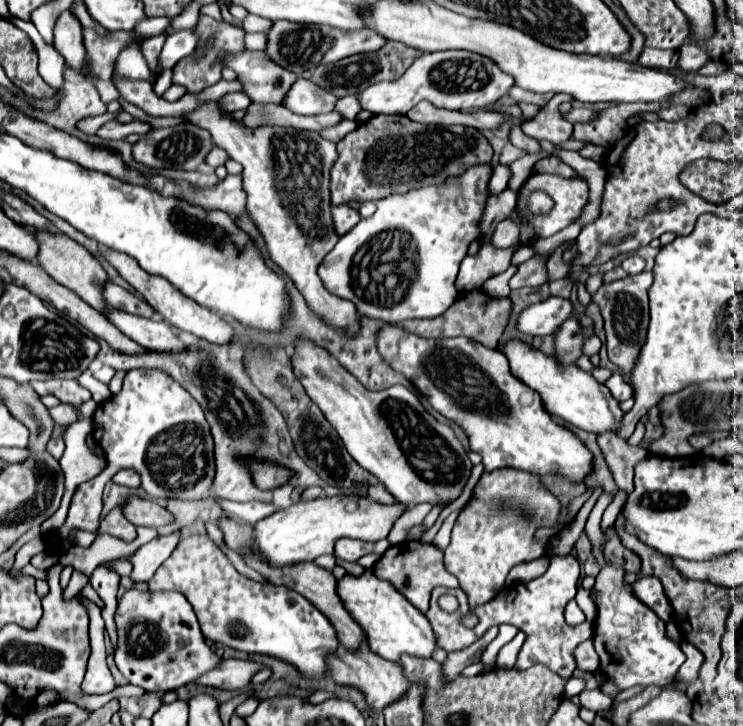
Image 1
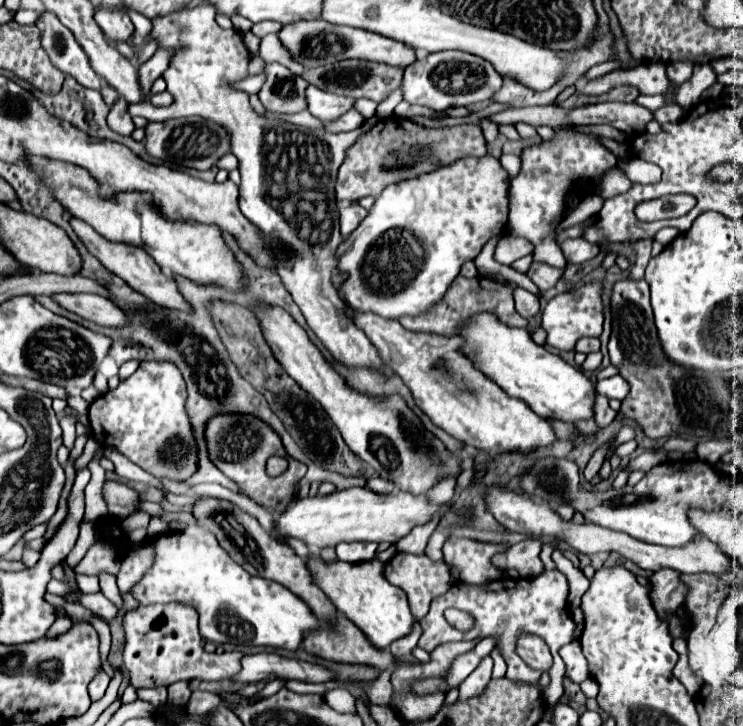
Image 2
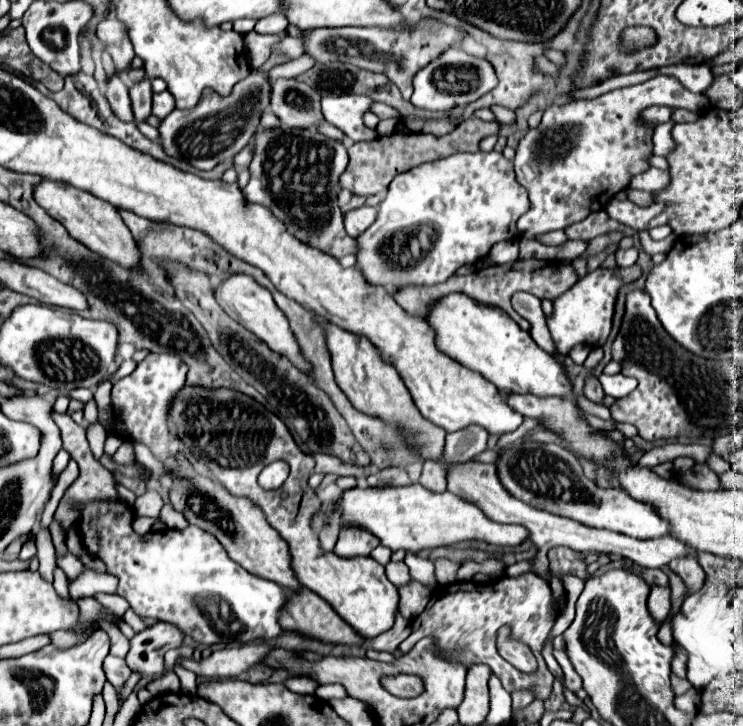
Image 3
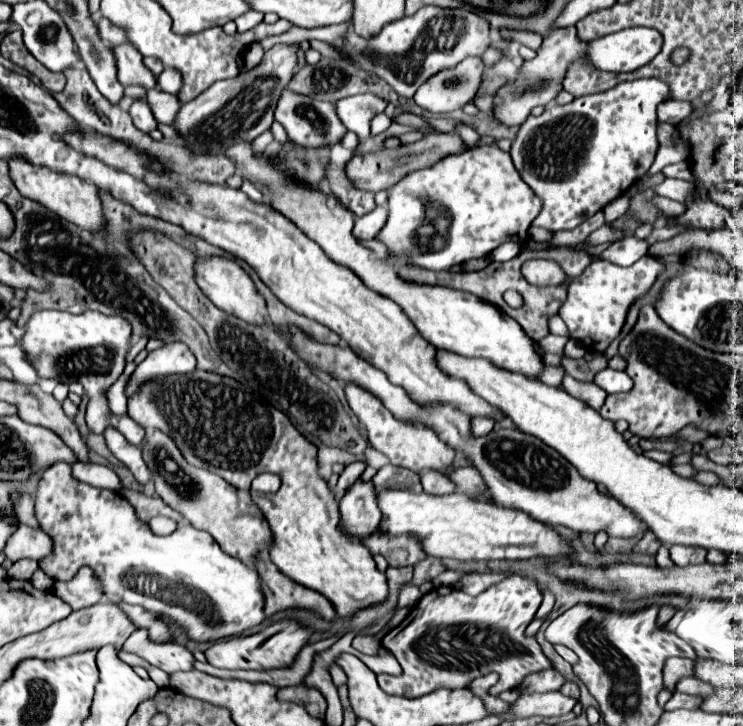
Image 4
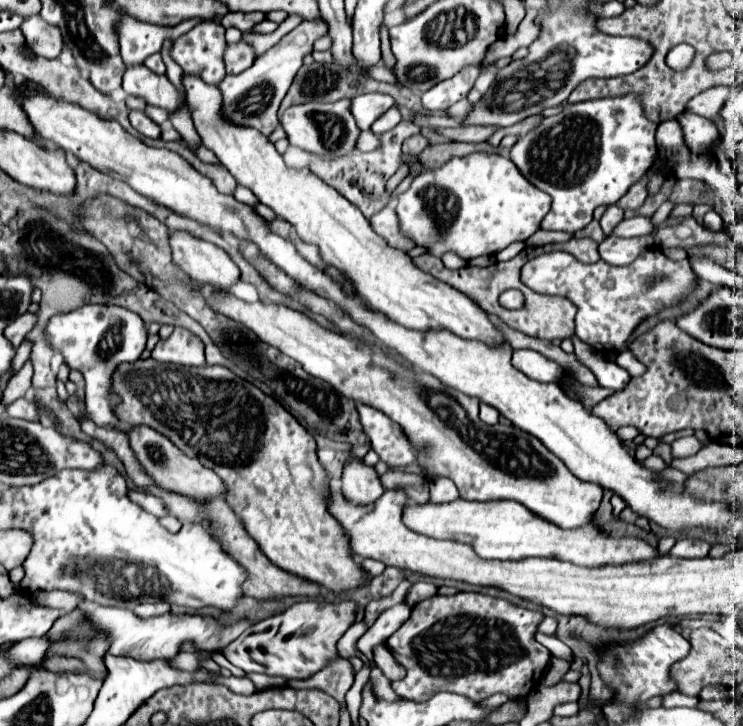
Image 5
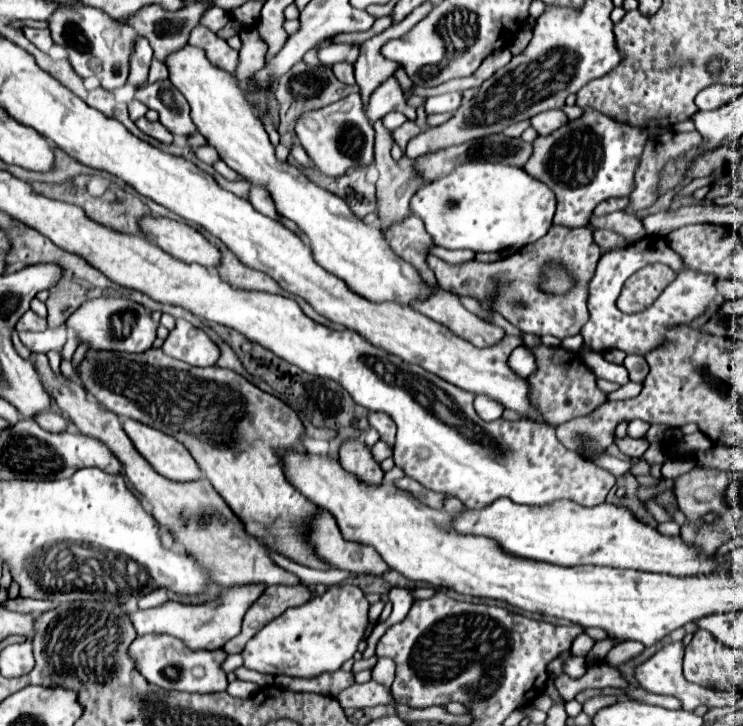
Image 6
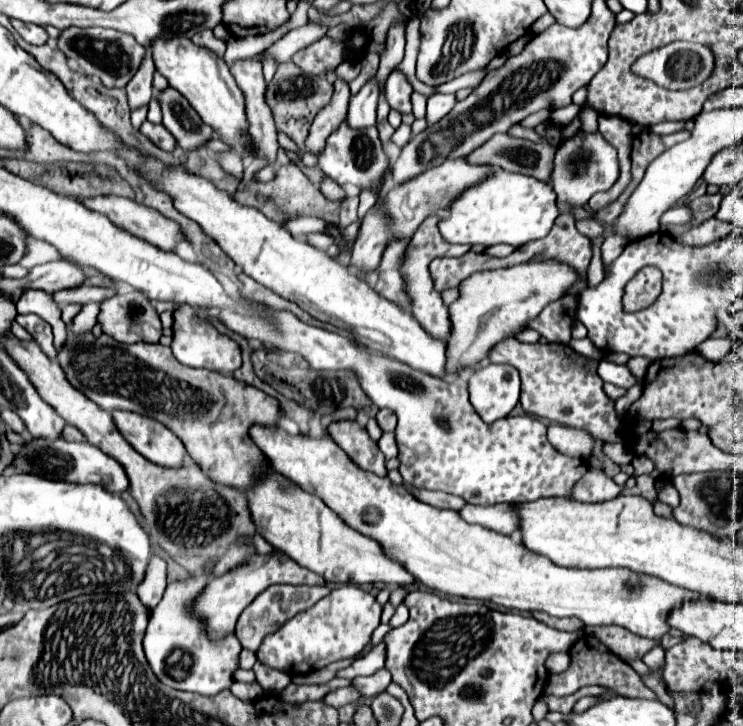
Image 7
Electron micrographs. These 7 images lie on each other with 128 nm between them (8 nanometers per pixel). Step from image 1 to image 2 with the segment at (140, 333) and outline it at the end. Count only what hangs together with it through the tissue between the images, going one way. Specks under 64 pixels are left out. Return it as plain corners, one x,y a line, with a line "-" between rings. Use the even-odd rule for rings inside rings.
52,294
60,306
76,312
84,320
96,322
100,326
124,326
126,314
120,312
108,298
96,294

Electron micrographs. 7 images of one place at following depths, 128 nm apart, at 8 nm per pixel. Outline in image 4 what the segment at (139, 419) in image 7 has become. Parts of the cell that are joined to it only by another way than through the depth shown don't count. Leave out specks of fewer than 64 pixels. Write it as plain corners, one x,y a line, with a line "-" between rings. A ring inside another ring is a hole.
152,430
146,434
142,458
152,472
156,494
170,508
180,512
194,528
208,532
226,554
240,558
244,564
252,564
258,550
268,550
268,542
272,540
268,522
264,520
262,512
252,502
248,492
230,486
224,478
204,468
188,464
172,438
160,430

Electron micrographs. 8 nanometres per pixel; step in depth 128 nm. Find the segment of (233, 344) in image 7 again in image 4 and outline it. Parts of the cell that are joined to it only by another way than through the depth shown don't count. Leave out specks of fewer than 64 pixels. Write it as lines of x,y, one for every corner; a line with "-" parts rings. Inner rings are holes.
184,342
164,344
162,348
150,352
144,362
138,364
136,372
132,374
132,384
126,388
126,396
132,396
140,384
150,378
158,378
164,374
184,374
196,368
196,358
192,356
190,348
184,348

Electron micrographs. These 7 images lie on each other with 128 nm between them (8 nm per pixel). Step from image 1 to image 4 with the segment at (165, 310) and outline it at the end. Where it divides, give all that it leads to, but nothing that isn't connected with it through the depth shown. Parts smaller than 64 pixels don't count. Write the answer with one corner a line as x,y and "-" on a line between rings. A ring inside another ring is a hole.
8,158
8,170
12,176
12,182
16,184
18,192
30,200
36,200
62,216
68,222
74,222
76,226
98,234
104,228
104,216
100,198
94,184
88,184
88,180
76,180
76,176
64,176
64,172
52,172
44,166
32,166
22,158

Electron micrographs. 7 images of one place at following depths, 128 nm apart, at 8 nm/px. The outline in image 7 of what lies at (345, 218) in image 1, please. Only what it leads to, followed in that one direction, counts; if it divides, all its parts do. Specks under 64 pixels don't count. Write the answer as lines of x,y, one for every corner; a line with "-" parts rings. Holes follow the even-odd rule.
430,216
428,220
424,220
420,224
420,228
416,230
416,234
412,236
412,242
408,246
408,252
406,252
406,258
404,258
404,264
402,264
402,274
404,274
404,280
406,280
406,292
412,300
412,308
410,308
412,316
416,316
416,320
420,322
420,326
428,334
436,336
438,340
446,340
450,336
448,306
444,306
444,302
440,298
440,292
434,290
430,272
428,272
428,264
430,264
432,258
438,258
438,256
462,256
472,246
470,244
448,244
448,242
444,242
444,238
440,236
440,230
438,230
438,222
440,222
440,216
-
508,338
494,346
494,350
490,352
490,362
502,362
518,368
524,384
520,404
528,414
592,432
592,436
602,442
622,442
620,420
614,408
614,400
606,396
604,382
596,372
598,360
580,356
566,344
522,344

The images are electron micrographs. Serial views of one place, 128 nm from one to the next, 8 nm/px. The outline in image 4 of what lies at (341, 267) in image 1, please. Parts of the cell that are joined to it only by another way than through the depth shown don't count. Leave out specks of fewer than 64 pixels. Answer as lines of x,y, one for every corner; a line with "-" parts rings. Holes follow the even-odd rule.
482,146
456,156
448,156
430,168
410,172
396,186
392,186
388,208
390,216
378,234
378,240
390,248
394,258
406,256
412,258
412,264
418,264
422,268
448,270
454,264
464,264
472,258
488,256
504,242
514,240
526,244
528,228
540,214
542,200
520,178
508,152
502,152
498,146

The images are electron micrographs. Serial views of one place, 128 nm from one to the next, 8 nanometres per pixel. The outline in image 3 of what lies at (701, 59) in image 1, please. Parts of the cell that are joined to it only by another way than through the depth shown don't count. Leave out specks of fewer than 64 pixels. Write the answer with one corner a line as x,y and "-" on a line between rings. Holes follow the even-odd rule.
658,74
642,84
618,88
592,100
572,100
562,106
552,104
550,108
546,108
538,128
528,130
516,148
516,158
514,158
516,178
528,190
532,202
532,208
518,220
520,234
524,238
534,238
536,234
568,228
584,220
594,210
594,206
596,210
602,210
608,204
608,200
612,200
620,190
628,188
634,176
646,172
650,168
648,158
652,156
652,148
654,148
652,144
654,126
646,126
646,122
642,120
642,110
656,104
666,104
696,114
704,114
708,108
708,98
686,90
680,84
680,80
674,76

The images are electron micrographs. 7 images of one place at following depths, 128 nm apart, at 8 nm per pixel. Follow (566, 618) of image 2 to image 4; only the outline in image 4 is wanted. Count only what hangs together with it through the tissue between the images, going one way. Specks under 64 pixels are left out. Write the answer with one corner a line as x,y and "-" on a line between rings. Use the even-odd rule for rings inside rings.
510,576
510,578
490,586
488,590
484,590
478,596
468,596
462,590
446,588
446,586
430,590
412,608
410,622
402,624
400,630
396,628
382,638
382,646
398,658
404,674
402,676
378,674
380,688
394,696
418,698
418,696
424,696
438,688
470,688
472,680
486,676
490,672
496,672
500,676
500,680
488,690
488,694
496,696
504,690
518,688
528,674
550,668
550,660
544,656
536,638
528,638
524,634
526,626
534,620
540,604
542,604
542,594
536,588
536,584
532,580
526,580
520,576

